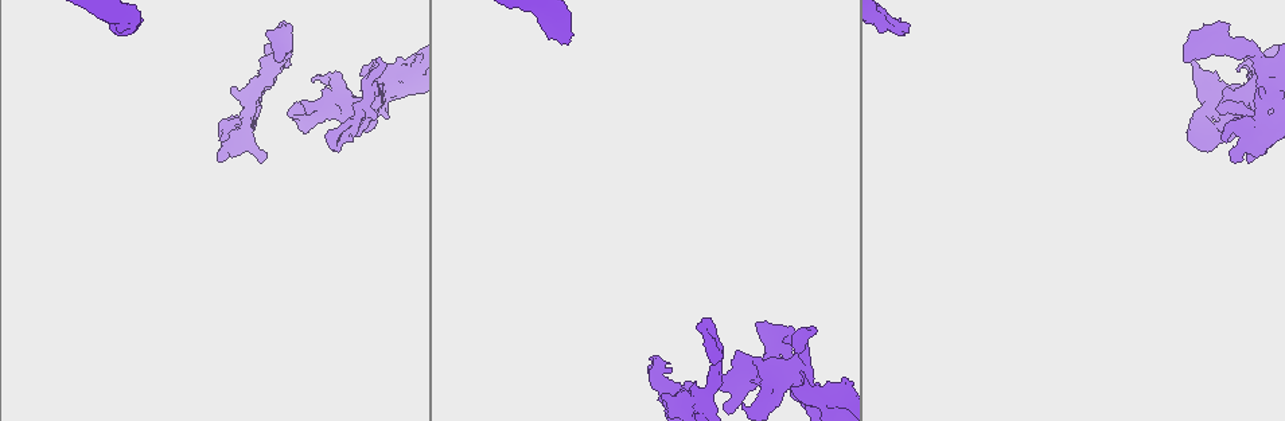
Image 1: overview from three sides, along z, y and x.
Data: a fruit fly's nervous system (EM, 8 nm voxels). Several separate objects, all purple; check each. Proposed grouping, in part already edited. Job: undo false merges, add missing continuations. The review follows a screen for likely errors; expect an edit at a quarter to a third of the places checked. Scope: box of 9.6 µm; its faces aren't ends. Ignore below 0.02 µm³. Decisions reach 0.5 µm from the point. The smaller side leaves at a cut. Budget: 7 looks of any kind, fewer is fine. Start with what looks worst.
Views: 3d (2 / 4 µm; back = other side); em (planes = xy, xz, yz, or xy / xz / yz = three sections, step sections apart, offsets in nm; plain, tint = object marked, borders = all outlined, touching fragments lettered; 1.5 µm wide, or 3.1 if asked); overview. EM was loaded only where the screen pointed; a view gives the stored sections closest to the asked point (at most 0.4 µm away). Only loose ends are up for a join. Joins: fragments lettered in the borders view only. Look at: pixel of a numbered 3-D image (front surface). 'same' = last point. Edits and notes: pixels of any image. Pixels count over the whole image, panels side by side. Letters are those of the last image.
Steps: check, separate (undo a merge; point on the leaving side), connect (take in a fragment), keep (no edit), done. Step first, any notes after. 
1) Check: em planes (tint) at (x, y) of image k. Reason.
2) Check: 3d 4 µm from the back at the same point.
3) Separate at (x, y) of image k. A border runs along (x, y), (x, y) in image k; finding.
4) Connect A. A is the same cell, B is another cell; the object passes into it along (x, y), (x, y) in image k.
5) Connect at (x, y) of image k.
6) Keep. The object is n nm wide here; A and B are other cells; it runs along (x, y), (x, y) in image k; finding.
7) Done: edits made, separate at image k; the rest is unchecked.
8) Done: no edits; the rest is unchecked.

Check: em xy step 8 (borders) at (1233, 123) of image 1. An open end.

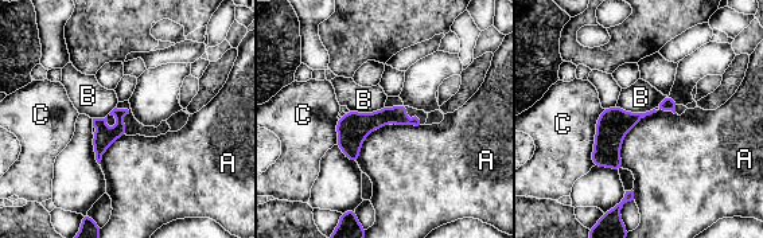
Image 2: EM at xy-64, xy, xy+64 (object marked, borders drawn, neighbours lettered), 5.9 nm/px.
Keep. A, B and C are other cells; it runs along (672, 104), (631, 118), (596, 163) in image 2; none of them fits.

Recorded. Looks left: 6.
Check: em planes (borders) at (907, 31) of image 1. Branch stops here.

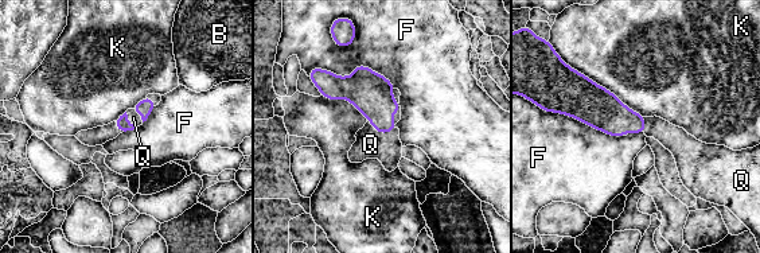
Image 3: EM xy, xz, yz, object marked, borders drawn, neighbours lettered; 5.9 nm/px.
Connect Q. The longest contact is with K, 550 nm; Q is the same cell, B, F and K are other cells; it goes on there.

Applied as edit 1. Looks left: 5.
Check: overview.

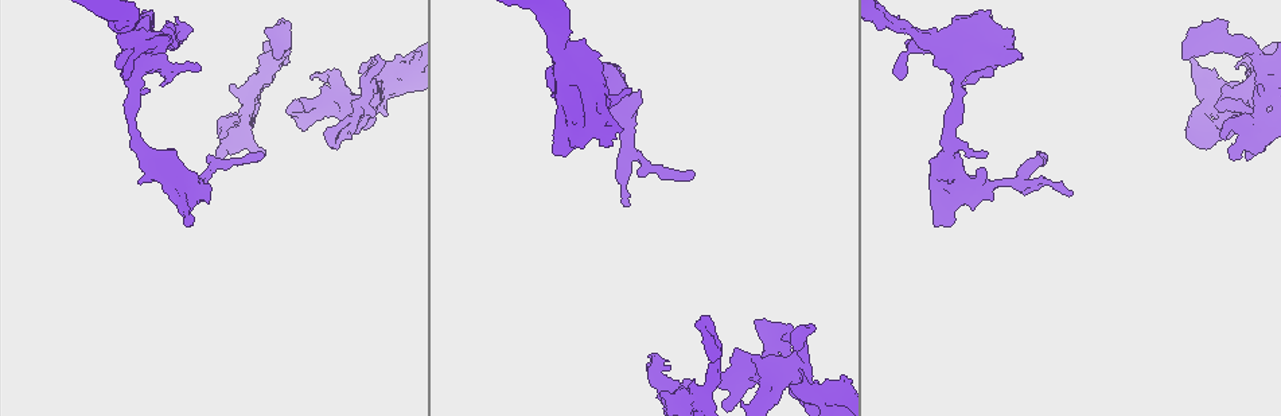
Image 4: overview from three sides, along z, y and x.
Check: em xy step 4 (tint) at (990, 71) of image 4. An open end.

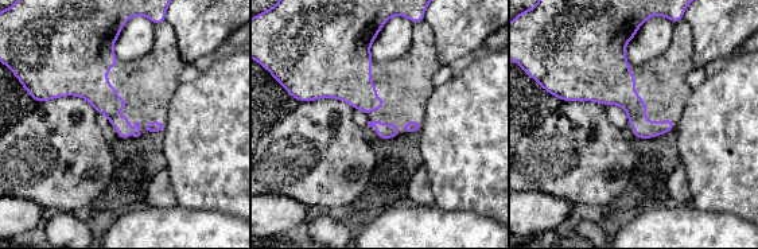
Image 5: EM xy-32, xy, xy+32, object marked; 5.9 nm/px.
Check: em planes (borders) at the same point.

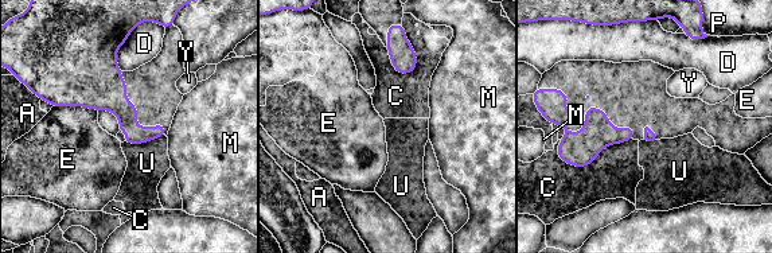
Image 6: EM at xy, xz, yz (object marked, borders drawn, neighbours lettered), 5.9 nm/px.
Keep. A, C, D, E, M, P, U and Y are other cells; a border runs along (131, 32), (117, 51), (120, 70) in image 6; none of them fits.

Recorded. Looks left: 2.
Done: edits made, connect at image 3; the rest is unchecked.

